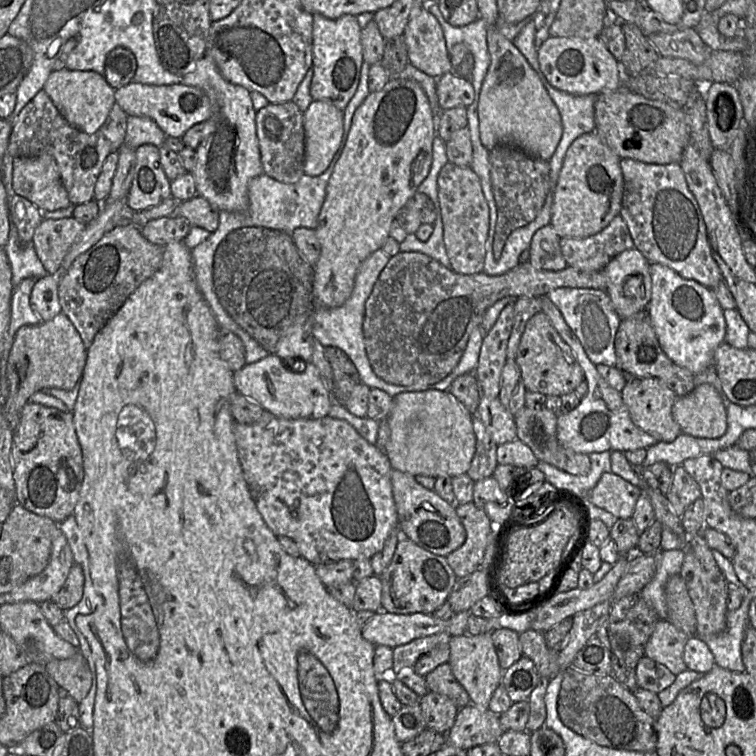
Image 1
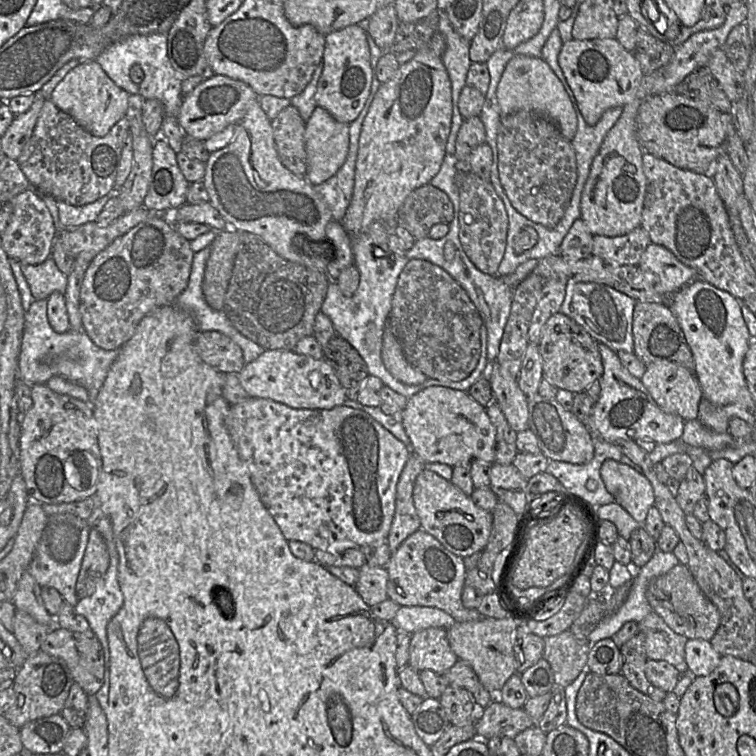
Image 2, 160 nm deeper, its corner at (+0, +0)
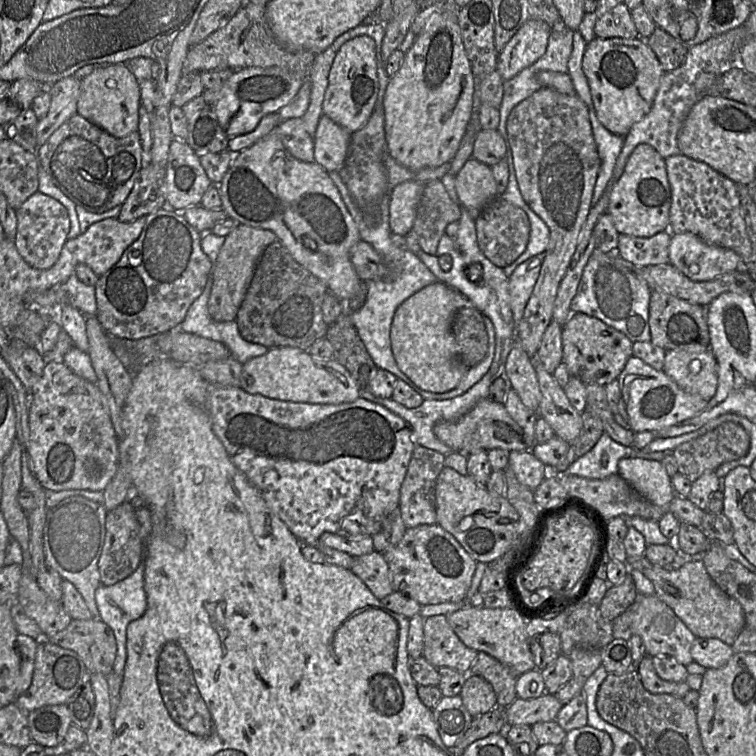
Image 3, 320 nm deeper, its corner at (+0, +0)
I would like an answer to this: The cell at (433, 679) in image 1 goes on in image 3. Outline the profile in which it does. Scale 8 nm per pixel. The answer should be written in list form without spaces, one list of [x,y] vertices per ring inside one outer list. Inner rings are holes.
[[[478,652],[468,674],[478,675],[491,684],[496,694],[497,707],[507,707],[518,698],[515,685],[519,676],[484,652]]]

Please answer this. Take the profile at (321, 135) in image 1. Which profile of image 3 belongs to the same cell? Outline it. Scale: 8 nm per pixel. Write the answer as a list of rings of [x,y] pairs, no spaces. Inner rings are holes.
[[[326,115],[319,119],[314,142],[314,162],[327,172],[337,172],[343,165],[351,134]]]

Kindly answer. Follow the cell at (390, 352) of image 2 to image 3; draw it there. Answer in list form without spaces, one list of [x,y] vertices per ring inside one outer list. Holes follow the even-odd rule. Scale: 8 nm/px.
[[[436,282],[416,292],[396,309],[390,328],[390,343],[399,368],[420,389],[445,393],[454,389],[469,370],[457,356],[452,323],[457,311],[472,304],[461,293],[443,282]]]

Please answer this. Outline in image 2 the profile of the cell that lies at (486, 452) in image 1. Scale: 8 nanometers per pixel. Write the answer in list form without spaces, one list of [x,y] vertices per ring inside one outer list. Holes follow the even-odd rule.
[[[497,403],[486,408],[491,423],[496,429],[495,462],[496,464],[508,465],[518,454],[516,447],[517,434],[507,422],[503,412]]]

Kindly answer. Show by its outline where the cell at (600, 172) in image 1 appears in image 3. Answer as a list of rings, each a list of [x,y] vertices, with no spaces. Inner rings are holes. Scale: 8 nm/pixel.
[[[639,144],[629,156],[621,177],[608,192],[607,212],[621,235],[649,238],[668,231],[672,204],[665,159],[651,146]]]

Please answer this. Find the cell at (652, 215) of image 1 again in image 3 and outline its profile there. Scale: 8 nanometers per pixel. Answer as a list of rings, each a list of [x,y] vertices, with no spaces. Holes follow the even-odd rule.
[[[681,154],[666,158],[665,165],[672,196],[668,231],[690,232],[708,244],[730,249],[741,257],[743,268],[747,269],[754,262],[754,252],[741,213],[737,184],[709,165]]]

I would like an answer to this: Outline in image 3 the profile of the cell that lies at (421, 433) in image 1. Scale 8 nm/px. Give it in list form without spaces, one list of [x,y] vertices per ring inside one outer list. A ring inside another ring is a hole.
[[[487,399],[479,401],[468,413],[455,421],[438,422],[433,432],[453,452],[467,456],[481,450],[531,451],[533,447],[526,443],[523,429],[511,418],[504,405]]]

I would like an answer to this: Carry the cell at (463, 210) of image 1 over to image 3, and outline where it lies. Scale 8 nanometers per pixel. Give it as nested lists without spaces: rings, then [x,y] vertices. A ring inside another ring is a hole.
[[[498,196],[474,220],[477,243],[484,256],[495,266],[505,268],[513,263],[527,247],[530,222],[525,212]]]

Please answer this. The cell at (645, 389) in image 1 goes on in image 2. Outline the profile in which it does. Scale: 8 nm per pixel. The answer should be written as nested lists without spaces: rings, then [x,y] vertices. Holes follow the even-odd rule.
[[[673,362],[655,363],[640,380],[662,411],[685,421],[697,419],[703,391],[695,371]]]

